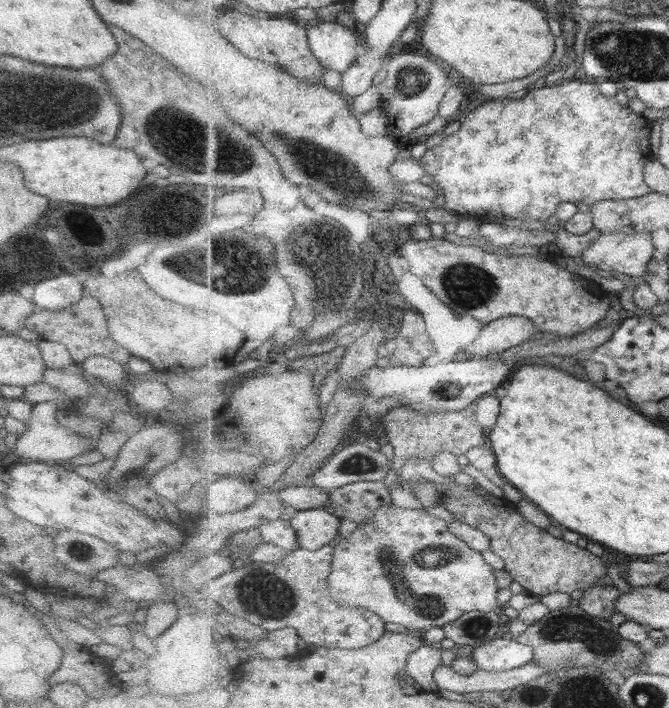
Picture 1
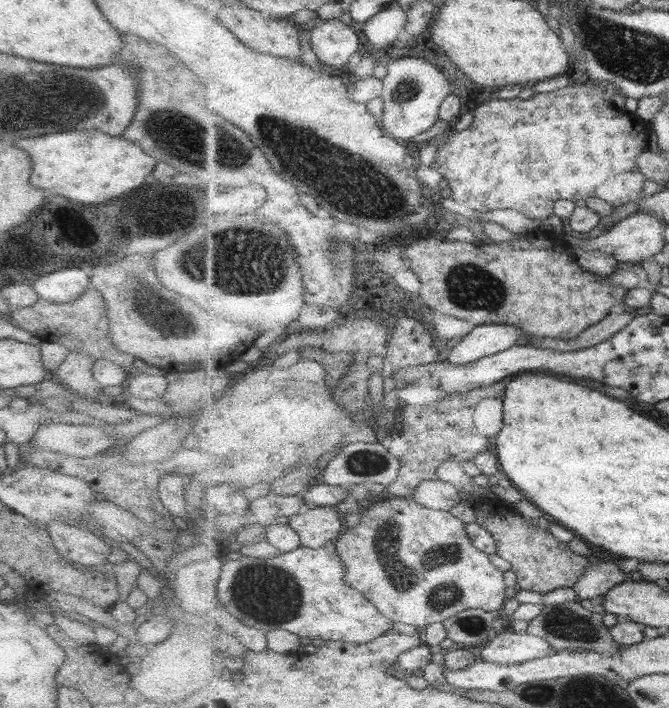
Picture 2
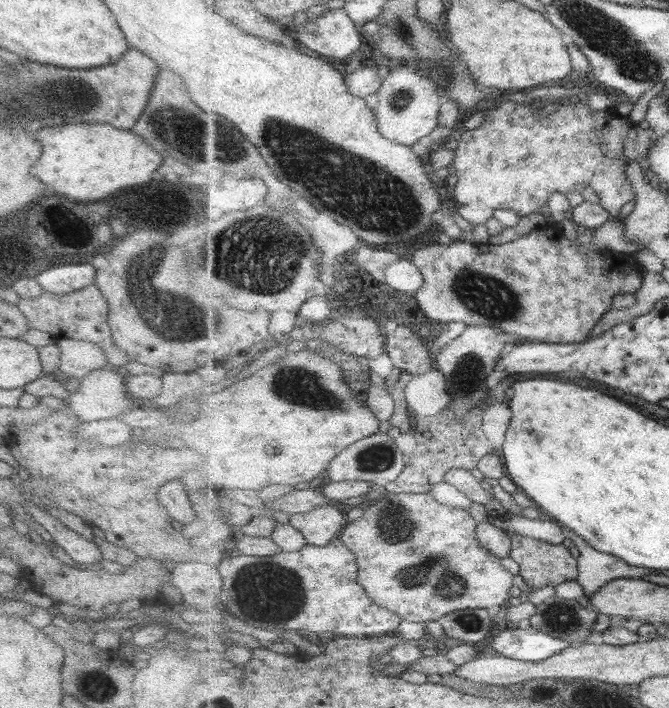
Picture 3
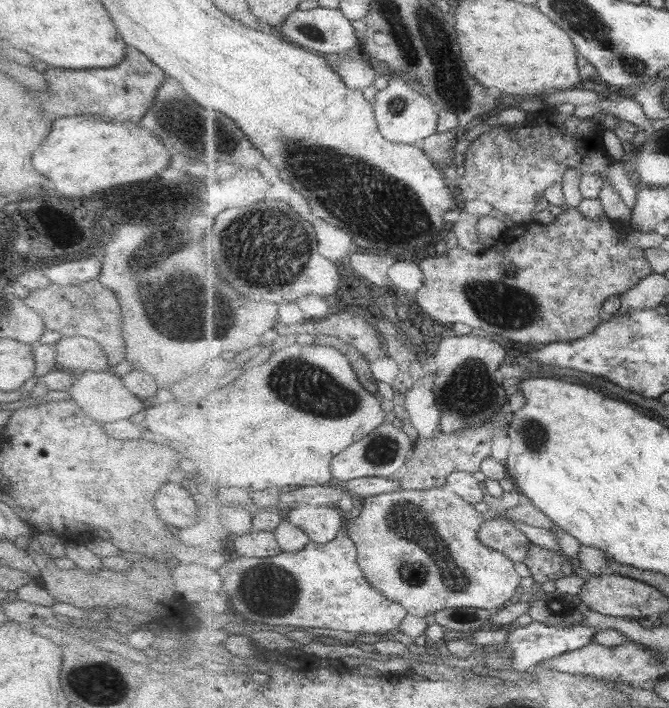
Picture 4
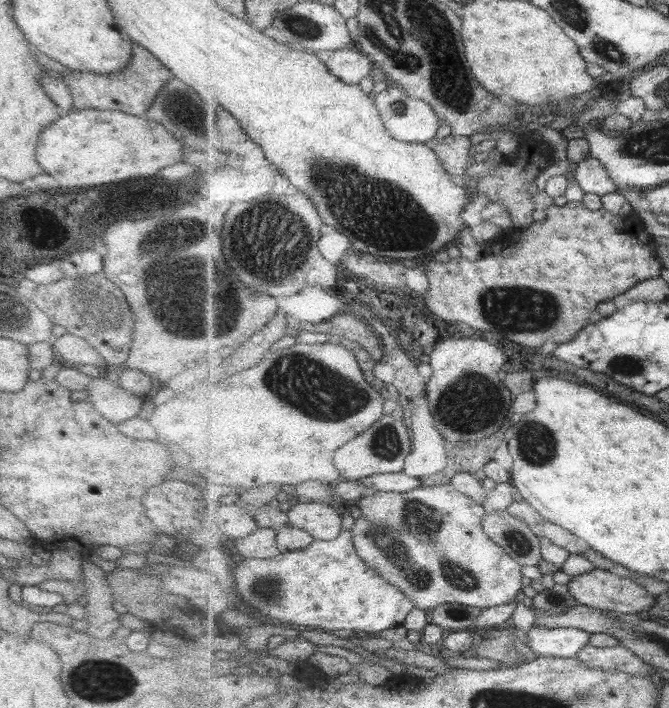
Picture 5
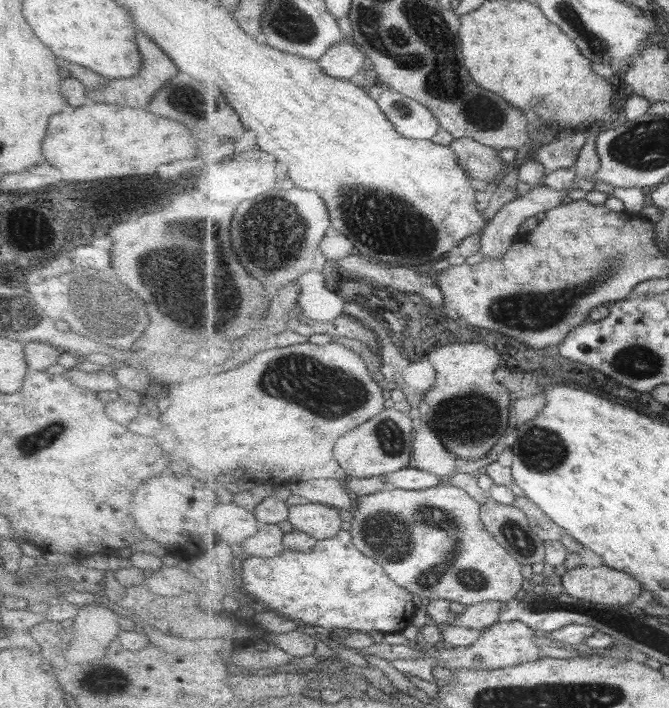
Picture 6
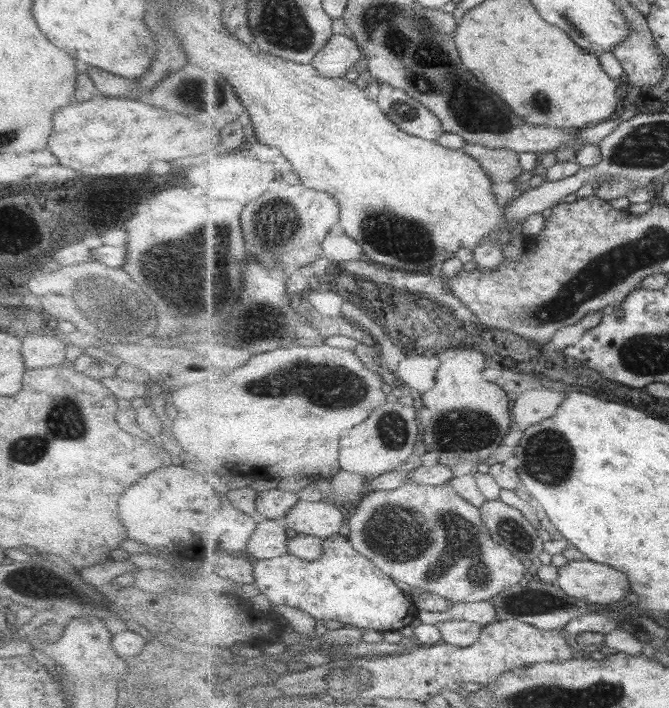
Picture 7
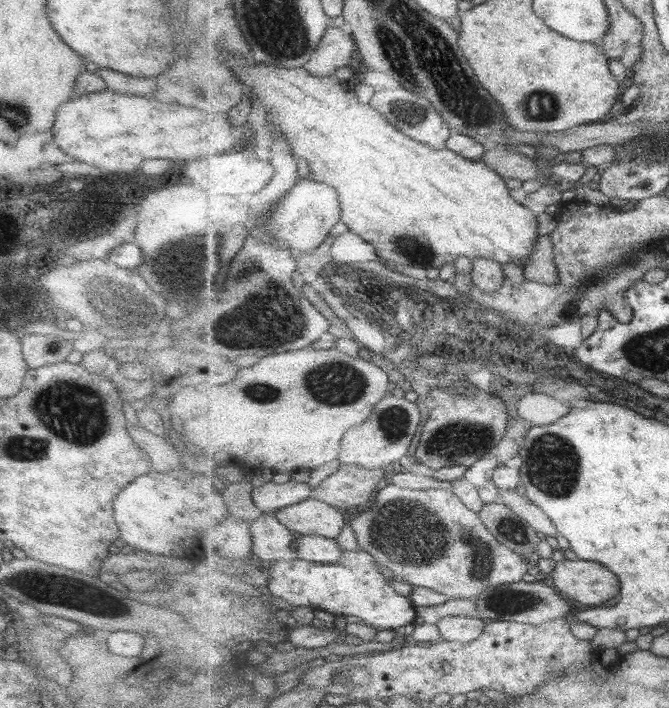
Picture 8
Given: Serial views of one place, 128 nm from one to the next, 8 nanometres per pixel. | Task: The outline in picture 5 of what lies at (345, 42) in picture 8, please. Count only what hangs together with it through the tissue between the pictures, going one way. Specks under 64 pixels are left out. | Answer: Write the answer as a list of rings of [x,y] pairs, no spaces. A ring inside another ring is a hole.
[[[345,48],[334,51],[326,61],[331,70],[342,82],[357,84],[363,78],[369,76],[373,60],[365,53],[356,51],[354,48]]]

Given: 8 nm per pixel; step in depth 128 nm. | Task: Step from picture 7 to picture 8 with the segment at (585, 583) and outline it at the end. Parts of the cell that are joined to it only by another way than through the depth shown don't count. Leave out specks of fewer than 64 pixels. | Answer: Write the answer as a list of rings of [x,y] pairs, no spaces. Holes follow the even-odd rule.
[[[580,558],[558,562],[550,583],[565,598],[587,604],[592,609],[602,609],[607,600],[621,596],[620,578],[600,563]]]

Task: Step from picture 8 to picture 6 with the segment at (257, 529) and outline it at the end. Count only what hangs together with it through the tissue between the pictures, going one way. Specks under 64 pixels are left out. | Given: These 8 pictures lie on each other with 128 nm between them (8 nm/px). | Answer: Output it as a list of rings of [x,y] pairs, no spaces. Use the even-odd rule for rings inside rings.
[[[264,524],[260,531],[251,538],[243,540],[236,552],[247,557],[266,557],[271,558],[282,554],[284,548],[283,530],[276,524]]]

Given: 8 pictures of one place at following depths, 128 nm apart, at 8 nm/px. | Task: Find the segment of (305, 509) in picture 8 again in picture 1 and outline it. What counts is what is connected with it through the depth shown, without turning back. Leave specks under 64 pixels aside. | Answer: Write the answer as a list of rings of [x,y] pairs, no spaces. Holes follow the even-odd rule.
[[[325,509],[303,510],[291,514],[289,520],[295,528],[300,548],[321,550],[338,540],[341,519]]]

